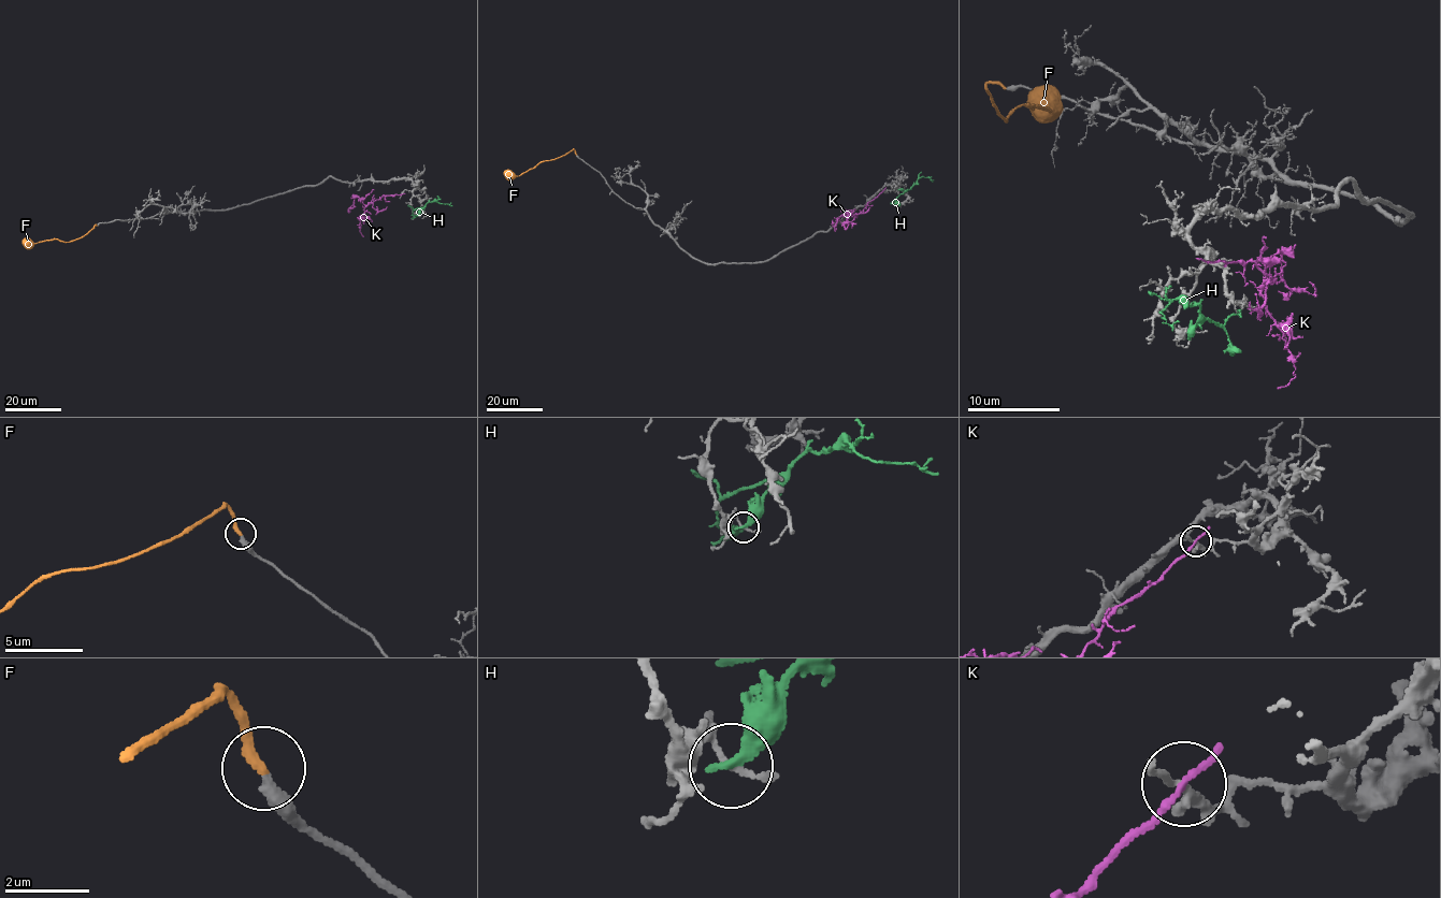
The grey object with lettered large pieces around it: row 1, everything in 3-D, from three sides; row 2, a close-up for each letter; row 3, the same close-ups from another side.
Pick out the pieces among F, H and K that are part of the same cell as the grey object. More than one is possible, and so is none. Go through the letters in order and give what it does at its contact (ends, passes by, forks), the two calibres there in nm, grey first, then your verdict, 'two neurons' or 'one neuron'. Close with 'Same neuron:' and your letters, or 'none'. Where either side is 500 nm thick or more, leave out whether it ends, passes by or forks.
F: it ends there; 340 nm thick on the grey side, 260 nm on the other; one neuron
H: it ends there; 110 nm thick on the grey side, 360 nm on the other; two neurons
K: it ends there; 190 nm thick on the grey side, 200 nm on the other; two neurons
Same neuron: F

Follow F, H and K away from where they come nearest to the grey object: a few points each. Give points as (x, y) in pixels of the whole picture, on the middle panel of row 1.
F: (576, 154), (574, 148), (542, 161), (518, 176), (503, 172)
H: (899, 189), (910, 188), (923, 176), (932, 182)
K: (883, 190), (860, 213), (848, 213), (845, 229), (848, 225)

